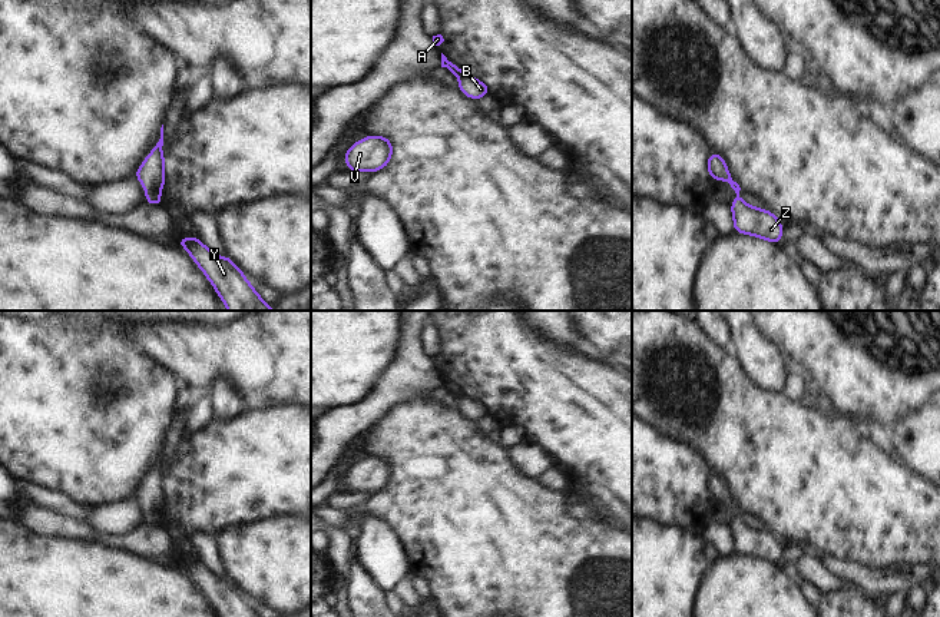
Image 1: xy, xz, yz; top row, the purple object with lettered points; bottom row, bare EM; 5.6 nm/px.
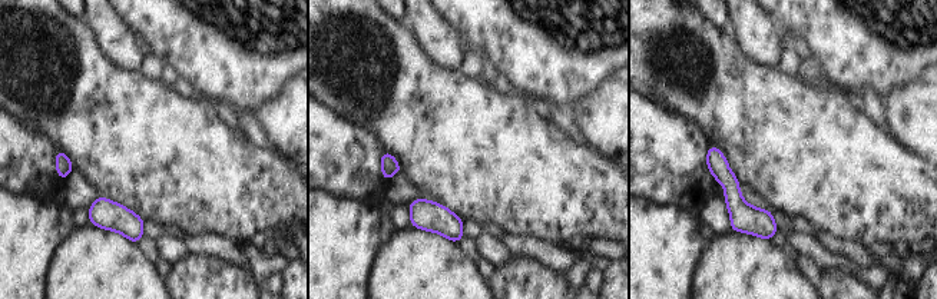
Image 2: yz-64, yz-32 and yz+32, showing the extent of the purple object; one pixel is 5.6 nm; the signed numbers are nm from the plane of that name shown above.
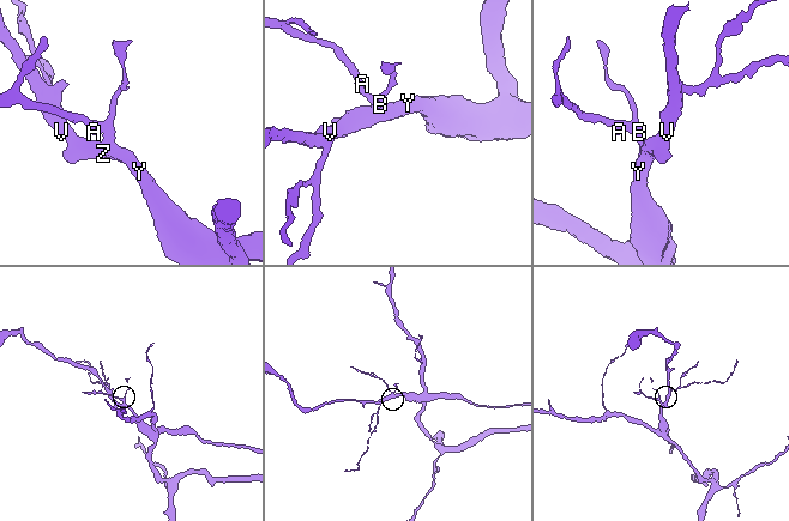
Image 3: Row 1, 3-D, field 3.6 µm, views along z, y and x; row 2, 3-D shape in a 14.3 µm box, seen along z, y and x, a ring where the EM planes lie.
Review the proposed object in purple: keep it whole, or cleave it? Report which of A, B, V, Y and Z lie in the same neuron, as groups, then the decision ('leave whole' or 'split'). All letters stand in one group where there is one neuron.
groups A B V Y Z; leave whole

